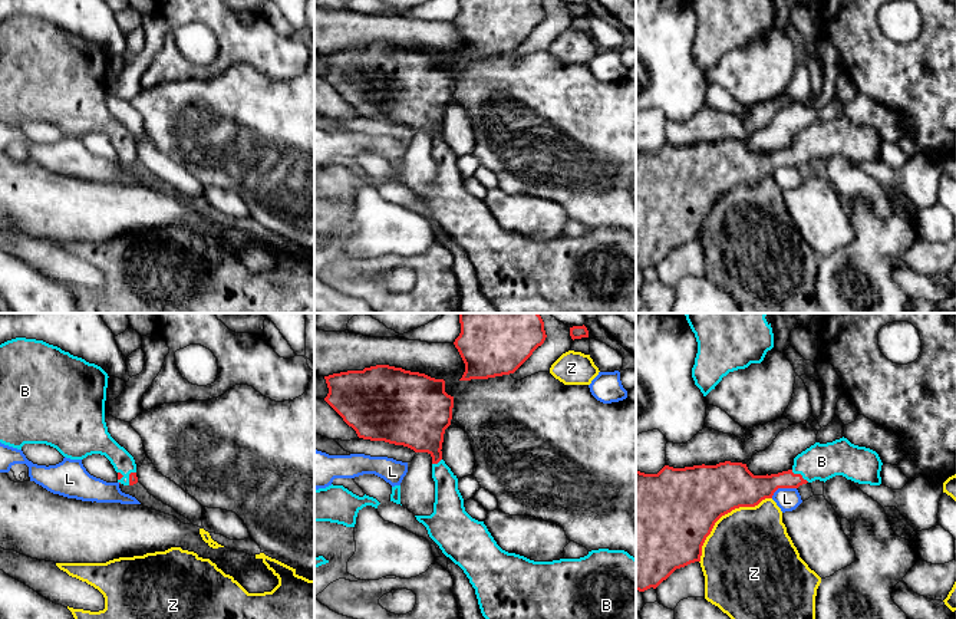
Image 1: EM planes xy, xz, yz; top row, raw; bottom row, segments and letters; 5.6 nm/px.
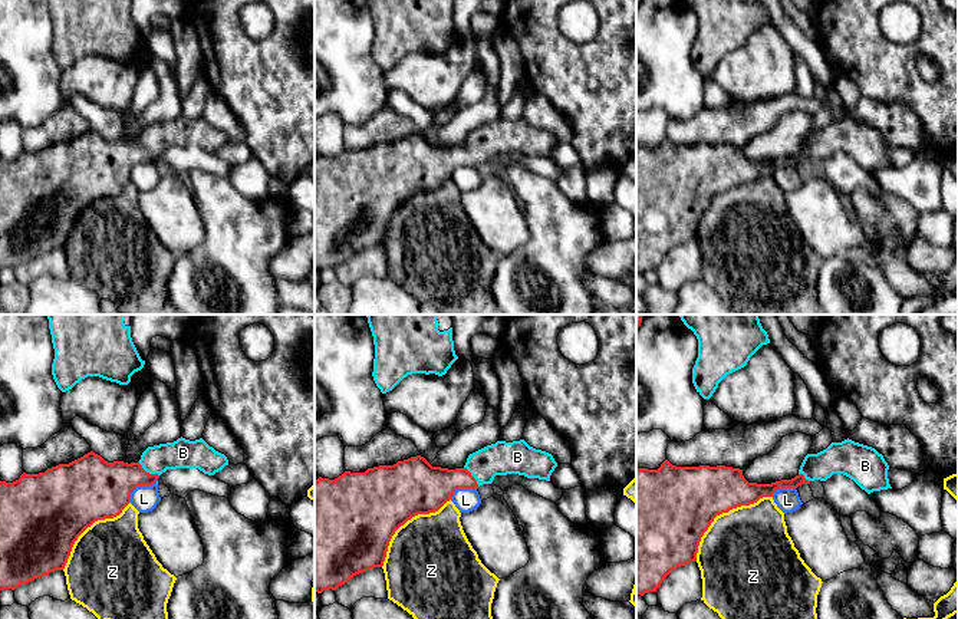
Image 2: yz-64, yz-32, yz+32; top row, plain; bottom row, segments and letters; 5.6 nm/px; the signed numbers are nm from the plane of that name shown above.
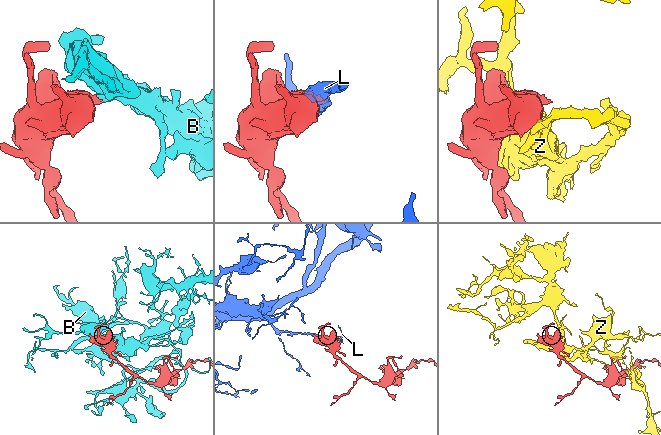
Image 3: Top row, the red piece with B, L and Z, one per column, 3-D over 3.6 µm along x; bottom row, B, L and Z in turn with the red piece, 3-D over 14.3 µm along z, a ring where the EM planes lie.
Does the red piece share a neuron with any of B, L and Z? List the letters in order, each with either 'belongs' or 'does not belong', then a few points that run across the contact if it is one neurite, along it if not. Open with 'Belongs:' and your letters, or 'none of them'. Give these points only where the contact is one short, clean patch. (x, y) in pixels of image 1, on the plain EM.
Belongs: B
B: belongs | yz (758, 165), (794, 157), (800, 152), (808, 144), (821, 140)
L: does not belong
Z: does not belong

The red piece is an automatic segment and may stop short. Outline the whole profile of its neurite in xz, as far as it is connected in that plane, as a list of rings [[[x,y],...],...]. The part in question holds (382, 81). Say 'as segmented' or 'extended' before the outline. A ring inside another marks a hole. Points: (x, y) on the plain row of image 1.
extended | [[[389,43],[324,57],[329,66],[324,79],[359,116],[403,124],[432,135],[434,191],[415,195],[442,231],[464,248],[495,313],[636,313],[636,237],[627,230],[599,227],[580,237],[534,240],[502,228],[484,200],[465,190],[458,157],[441,129],[454,86],[444,57]]]

